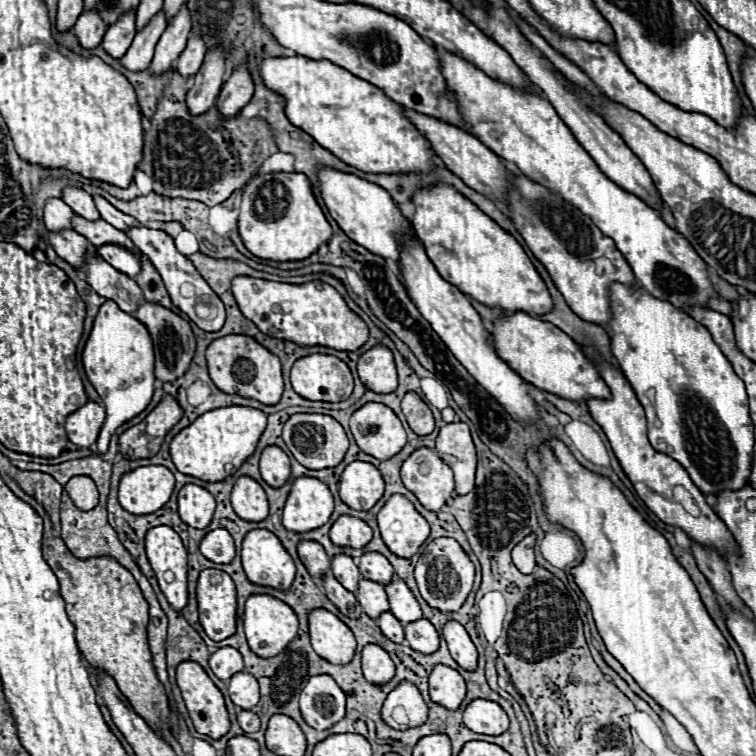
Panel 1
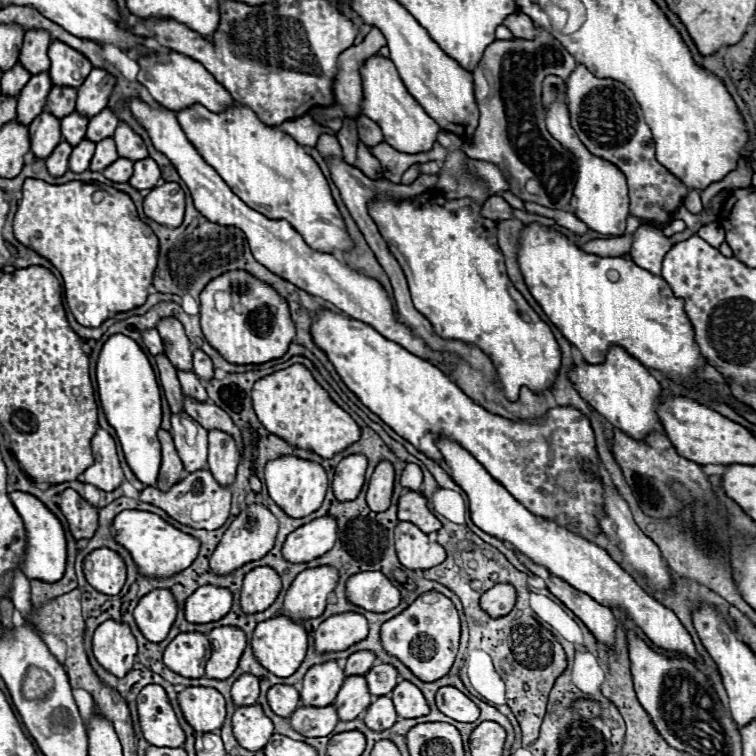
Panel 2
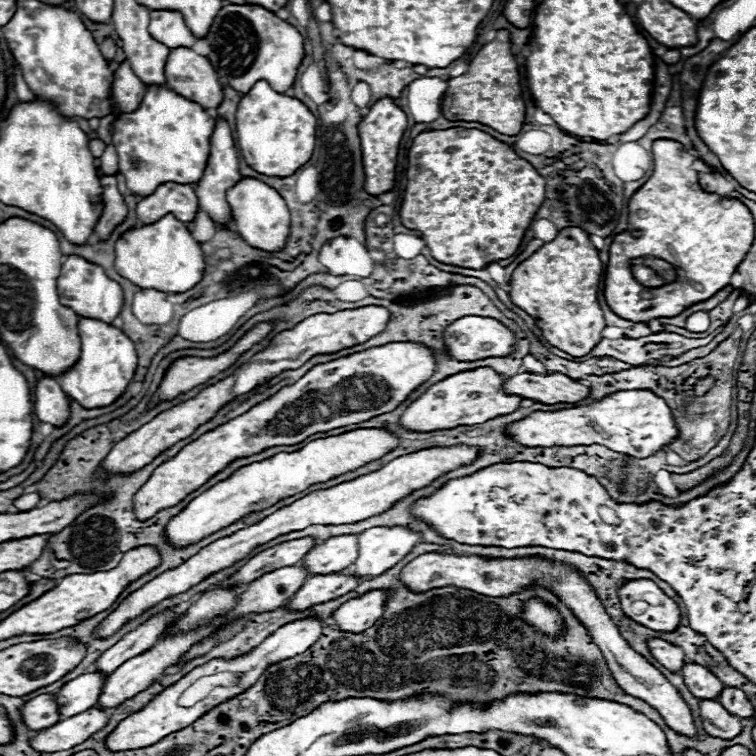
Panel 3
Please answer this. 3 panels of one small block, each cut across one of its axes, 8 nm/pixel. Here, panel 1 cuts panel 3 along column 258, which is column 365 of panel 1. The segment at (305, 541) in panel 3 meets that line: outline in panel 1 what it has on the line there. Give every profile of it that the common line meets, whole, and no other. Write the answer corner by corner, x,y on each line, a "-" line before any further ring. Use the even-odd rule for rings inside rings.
378,552
362,554
358,568
364,578
380,582
380,584
388,584
394,578
394,568
386,560
386,556
380,556

